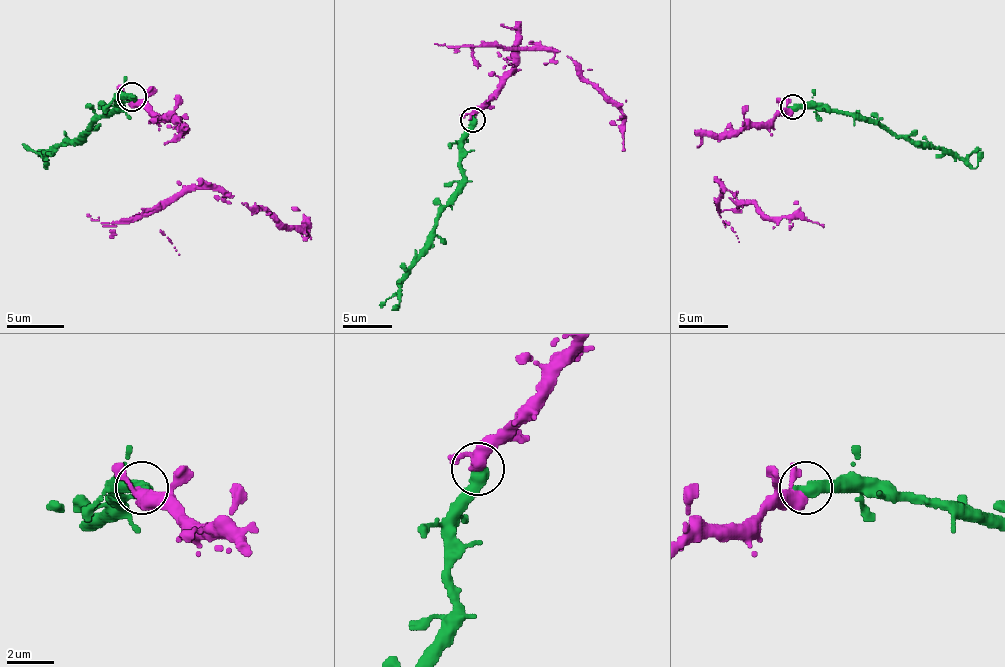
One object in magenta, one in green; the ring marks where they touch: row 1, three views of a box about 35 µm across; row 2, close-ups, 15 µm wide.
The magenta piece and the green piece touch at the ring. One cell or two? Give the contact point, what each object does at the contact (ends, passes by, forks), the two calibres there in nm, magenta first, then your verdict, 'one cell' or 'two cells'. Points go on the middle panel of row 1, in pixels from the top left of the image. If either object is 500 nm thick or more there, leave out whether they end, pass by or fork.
(472, 120) | magenta passes by | green ends | 340/480 nm | one cell

